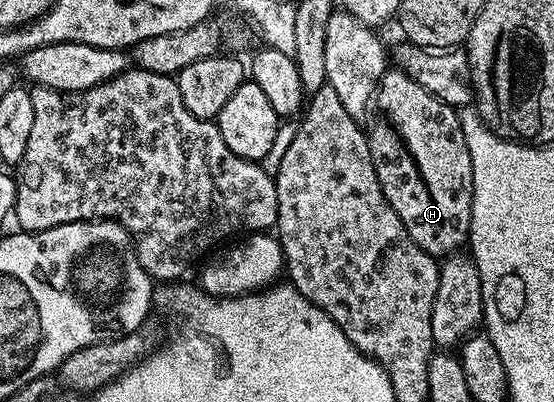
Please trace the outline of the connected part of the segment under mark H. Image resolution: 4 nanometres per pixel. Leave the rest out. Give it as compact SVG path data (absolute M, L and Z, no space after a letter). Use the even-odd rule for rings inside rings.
M389 68L386 69L385 74L381 77L381 83L377 86L377 93L373 95L371 113L367 118L367 137L369 139L369 151L373 157L373 163L375 164L375 172L379 176L379 184L387 196L391 208L395 208L399 220L403 220L403 228L407 228L411 240L415 240L415 244L419 244L419 248L423 248L423 252L427 252L434 256L448 256L454 252L460 251L462 247L466 245L469 237L471 208L473 207L473 169L471 168L471 152L467 152L467 140L463 140L460 113L458 113L454 107L448 106L443 100L431 96L431 92L427 92L427 88L423 88L423 84L419 84L409 74L404 74L403 71L396 68Z

